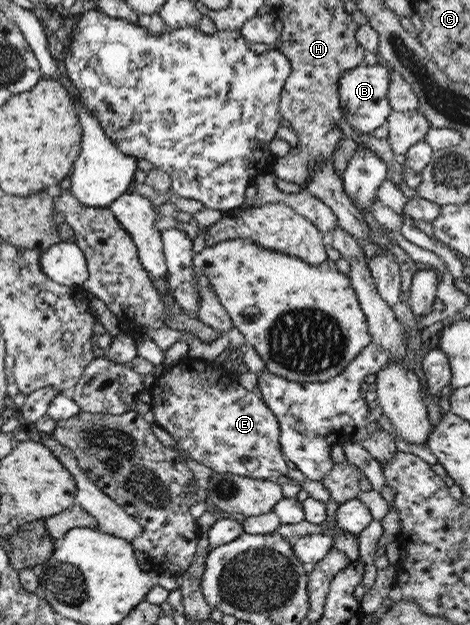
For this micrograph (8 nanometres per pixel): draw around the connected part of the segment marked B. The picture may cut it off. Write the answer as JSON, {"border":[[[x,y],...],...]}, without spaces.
{"border":[[[379,61],[373,65],[361,63],[357,67],[344,71],[339,76],[337,91],[342,120],[353,127],[355,131],[359,133],[372,133],[373,129],[377,129],[379,125],[385,124],[386,117],[391,111],[386,98],[390,73],[389,67]]]}

